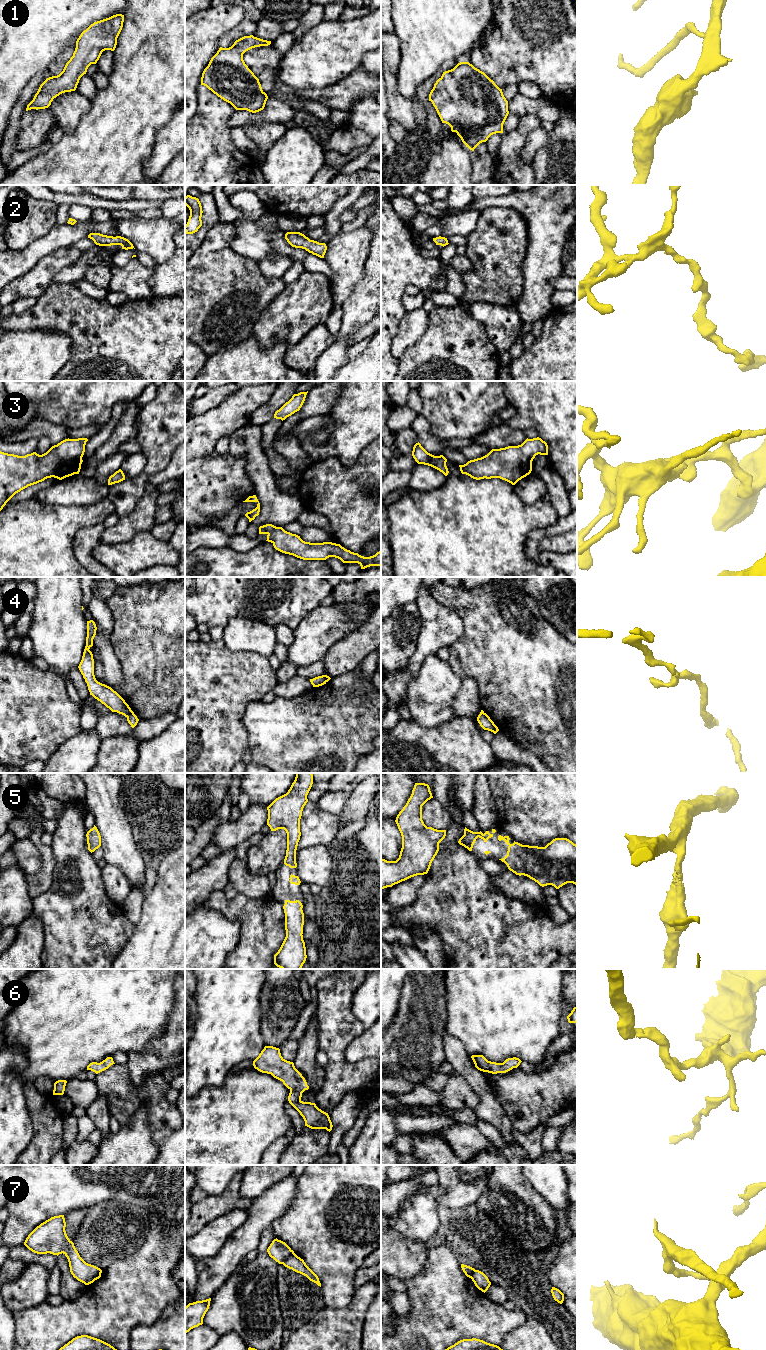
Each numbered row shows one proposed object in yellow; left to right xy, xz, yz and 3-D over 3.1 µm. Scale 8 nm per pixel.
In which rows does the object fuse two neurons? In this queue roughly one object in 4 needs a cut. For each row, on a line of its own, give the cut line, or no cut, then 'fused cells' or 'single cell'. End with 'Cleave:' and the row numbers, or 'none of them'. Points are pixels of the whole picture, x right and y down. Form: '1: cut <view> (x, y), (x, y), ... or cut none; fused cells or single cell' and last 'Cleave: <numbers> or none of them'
1: cut none; single cell
2: cut none; single cell
3: cut none; single cell
4: cut xy (132, 711), (126, 716); fused cells
5: cut none; single cell
6: cut none; single cell
7: cut xz (294, 1253), (282, 1263); fused cells
Cleave: 4, 7

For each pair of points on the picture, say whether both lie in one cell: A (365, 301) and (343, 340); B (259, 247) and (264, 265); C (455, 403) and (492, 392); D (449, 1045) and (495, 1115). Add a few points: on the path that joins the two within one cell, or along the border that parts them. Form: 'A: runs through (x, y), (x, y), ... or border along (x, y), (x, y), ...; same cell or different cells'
A: runs through (357, 311), (346, 330); same cell
B: border along (282, 254), (256, 261); different cells
C: runs through (464, 403), (481, 403), (483, 401); same cell
D: runs through (460, 1062), (482, 1087), (486, 1098); same cell

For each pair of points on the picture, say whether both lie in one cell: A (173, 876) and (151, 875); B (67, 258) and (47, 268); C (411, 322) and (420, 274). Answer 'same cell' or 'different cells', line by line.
A: different cells
B: same cell
C: different cells

